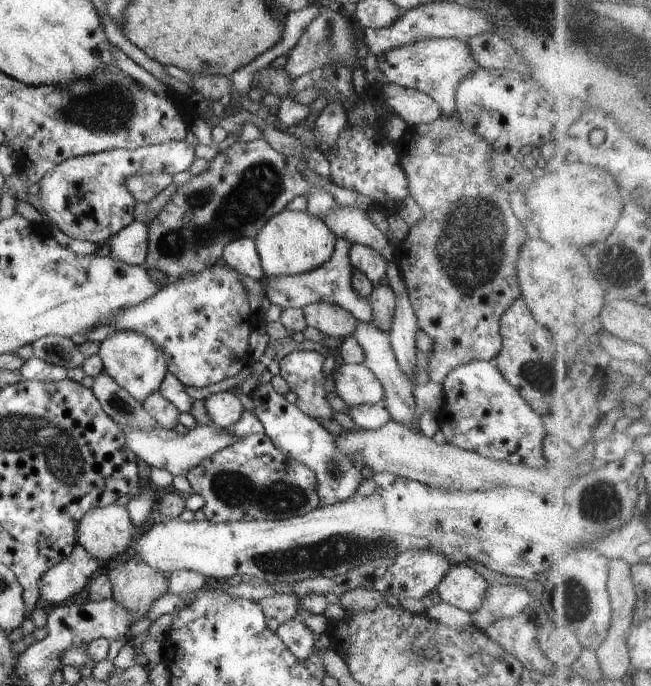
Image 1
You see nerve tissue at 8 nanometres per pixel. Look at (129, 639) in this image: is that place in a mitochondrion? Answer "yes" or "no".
no

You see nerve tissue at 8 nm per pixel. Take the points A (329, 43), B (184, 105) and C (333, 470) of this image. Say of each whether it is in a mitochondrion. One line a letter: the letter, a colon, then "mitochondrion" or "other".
A: mitochondrion
B: other
C: mitochondrion

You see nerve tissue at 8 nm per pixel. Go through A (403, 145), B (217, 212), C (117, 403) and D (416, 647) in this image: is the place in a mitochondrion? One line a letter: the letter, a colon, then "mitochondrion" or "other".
A: other
B: mitochondrion
C: mitochondrion
D: mitochondrion

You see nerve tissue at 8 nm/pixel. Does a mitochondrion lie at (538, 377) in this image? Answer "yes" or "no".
yes

